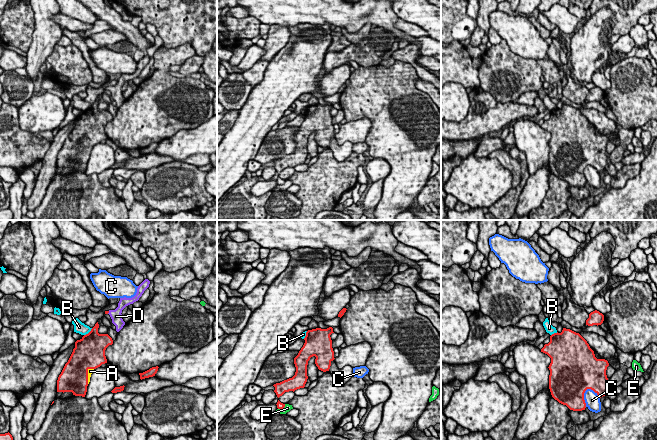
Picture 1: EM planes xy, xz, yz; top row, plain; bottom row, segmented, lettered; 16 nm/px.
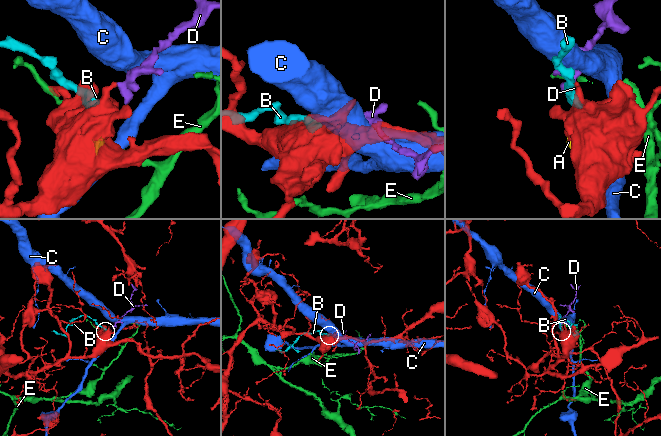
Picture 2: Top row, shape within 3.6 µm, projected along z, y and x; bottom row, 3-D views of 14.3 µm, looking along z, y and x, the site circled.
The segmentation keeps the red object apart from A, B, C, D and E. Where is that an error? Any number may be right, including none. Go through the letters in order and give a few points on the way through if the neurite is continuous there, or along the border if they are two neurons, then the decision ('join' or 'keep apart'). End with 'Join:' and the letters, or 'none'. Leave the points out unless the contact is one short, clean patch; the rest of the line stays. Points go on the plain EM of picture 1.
A: way xy (74, 153), (79, 150), (87, 150), (90, 147); join
B: border xy (92, 104), (84, 111); keep apart
C: border yz (590, 164), (584, 169), (585, 182); keep apart
D: way xy (106, 88), (108, 88), (116, 92); join
E: keep apart
Join: A, D

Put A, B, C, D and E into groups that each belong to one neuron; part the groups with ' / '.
A D / B / C / E

